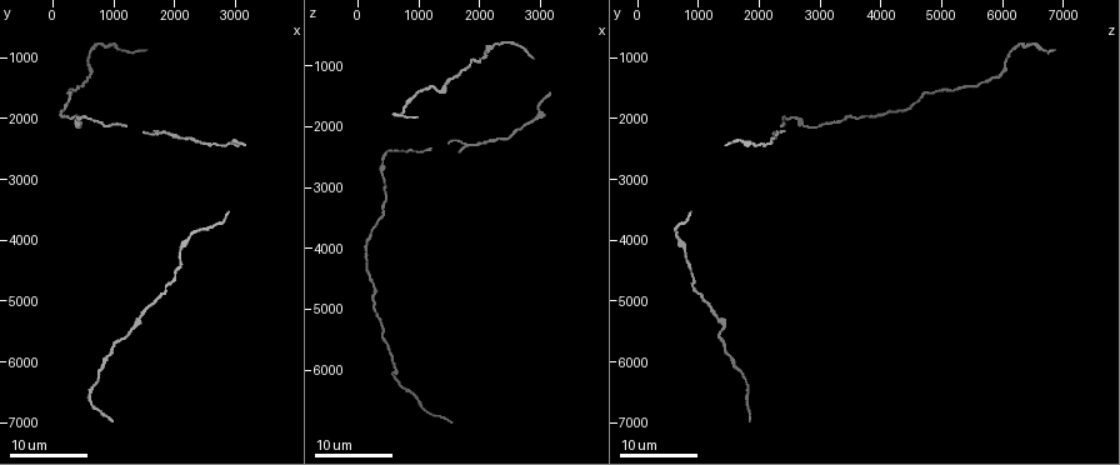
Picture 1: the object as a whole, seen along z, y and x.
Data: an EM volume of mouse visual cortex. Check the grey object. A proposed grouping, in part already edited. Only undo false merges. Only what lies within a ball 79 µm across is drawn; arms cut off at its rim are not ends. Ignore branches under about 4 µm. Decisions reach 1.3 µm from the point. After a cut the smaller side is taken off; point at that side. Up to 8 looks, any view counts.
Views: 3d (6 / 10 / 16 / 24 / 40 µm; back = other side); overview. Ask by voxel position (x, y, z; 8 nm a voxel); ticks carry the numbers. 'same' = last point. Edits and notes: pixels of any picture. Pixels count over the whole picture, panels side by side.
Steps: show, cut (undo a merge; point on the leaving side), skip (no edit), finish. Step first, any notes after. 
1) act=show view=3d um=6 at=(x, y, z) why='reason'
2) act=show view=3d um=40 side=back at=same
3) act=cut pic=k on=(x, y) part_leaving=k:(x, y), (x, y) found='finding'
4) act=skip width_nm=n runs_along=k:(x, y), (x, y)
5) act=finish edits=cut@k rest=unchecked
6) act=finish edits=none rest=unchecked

act=show view=3d um=16 at=(750, 6150, 1750) why='sudden change in width'

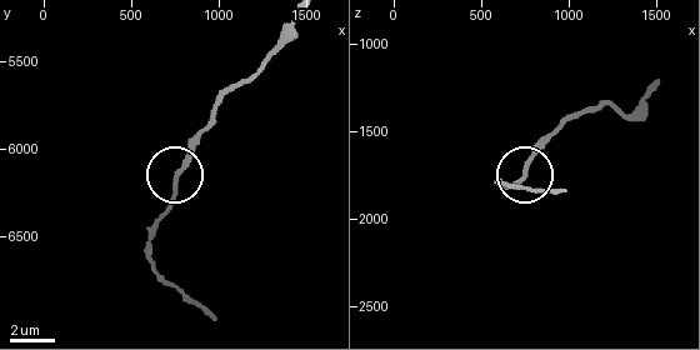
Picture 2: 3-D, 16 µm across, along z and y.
act=show view=3d um=10 at=(740, 6180, 1700)

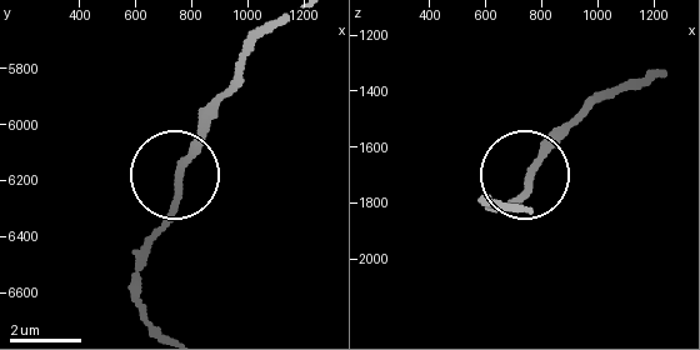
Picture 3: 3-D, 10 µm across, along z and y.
act=skip runs_along=3:(278, 20), (218, 101), (153, 250) found='continuous, no second cell'

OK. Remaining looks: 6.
act=show view=3d um=16 at=(1300, 5400, 1400) why='calibre changes'

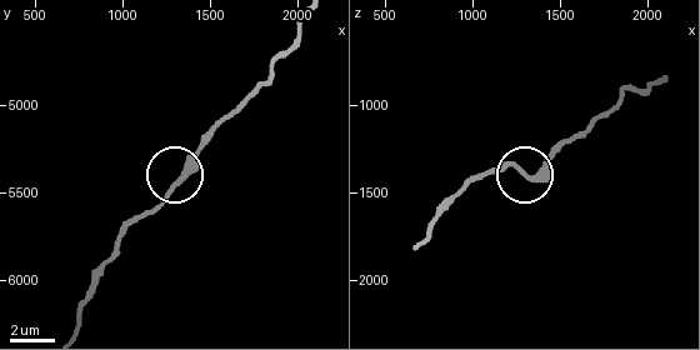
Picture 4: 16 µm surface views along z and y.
act=show view=3d um=6 at=(1320, 5440, 1400)

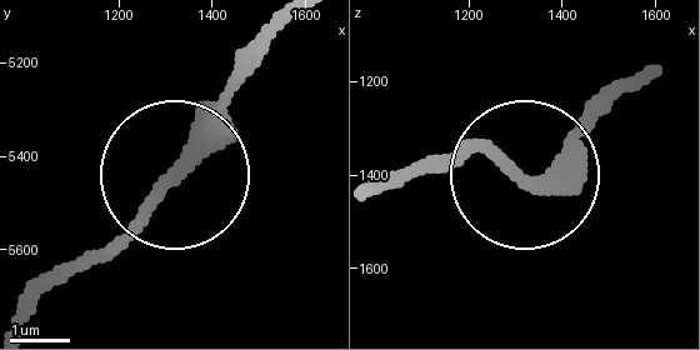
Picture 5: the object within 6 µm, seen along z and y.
act=skip runs_along=5:(285, 24), (210, 144), (65, 273) found='continuous, no second cell'

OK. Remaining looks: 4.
act=show view=3d um=24 at=(1700, 2200, 2250)

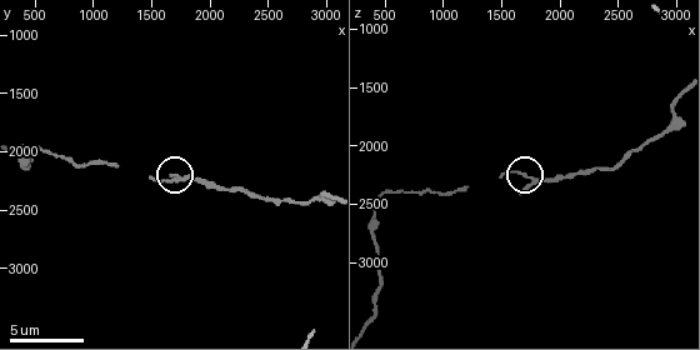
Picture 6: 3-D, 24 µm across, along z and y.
act=show view=3d um=10 at=(1700, 2220, 2260)

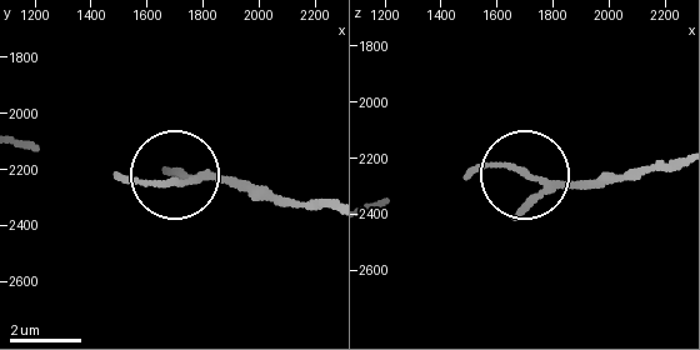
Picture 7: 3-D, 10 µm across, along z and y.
act=skip width_nm=170 runs_along=7:(301, 204), (233, 180), (173, 180) found='all the same cell'

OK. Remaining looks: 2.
act=show view=3d um=16 at=(440, 1980, 2480) why='sudden change in width'

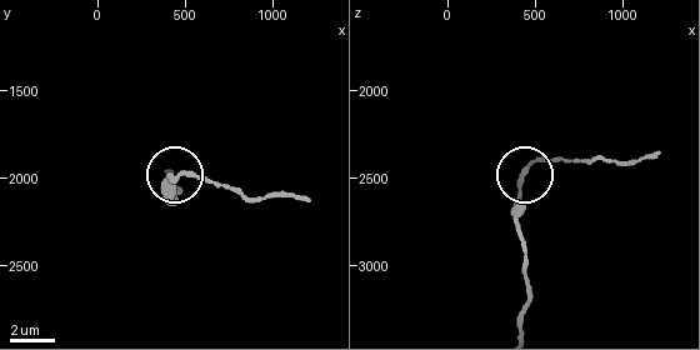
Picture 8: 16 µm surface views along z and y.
act=skip width_nm=190 found='one cell here'

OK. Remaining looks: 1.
act=finish edits=none rest=unchecked

